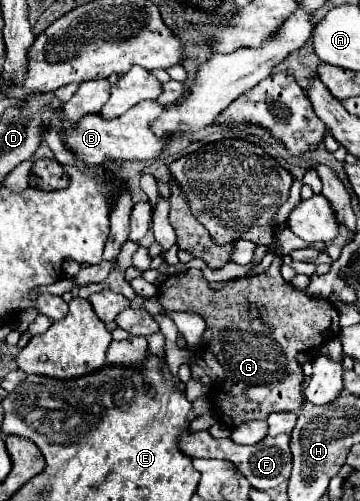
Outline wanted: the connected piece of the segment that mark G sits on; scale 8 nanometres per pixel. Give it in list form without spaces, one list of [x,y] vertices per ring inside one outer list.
[[[274,260],[270,270],[262,276],[230,280],[222,290],[210,290],[204,276],[184,276],[184,272],[168,276],[158,288],[158,300],[168,310],[184,310],[200,314],[206,322],[206,330],[202,336],[200,348],[204,352],[214,354],[214,358],[224,366],[226,378],[220,384],[214,384],[210,390],[212,406],[218,414],[218,420],[230,428],[248,422],[248,420],[266,420],[272,412],[288,412],[298,410],[302,406],[300,384],[304,380],[302,368],[296,362],[296,354],[304,350],[312,350],[318,344],[330,340],[330,336],[338,336],[340,332],[339,311],[330,304],[328,299],[318,299],[306,296],[288,286],[288,282],[280,276],[282,260]]]

